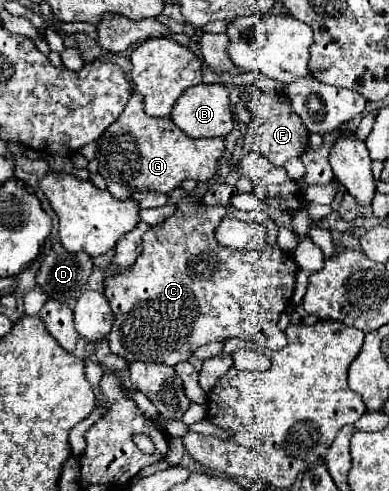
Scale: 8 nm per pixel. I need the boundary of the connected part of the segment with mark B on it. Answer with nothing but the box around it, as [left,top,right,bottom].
[171,84,233,138]

